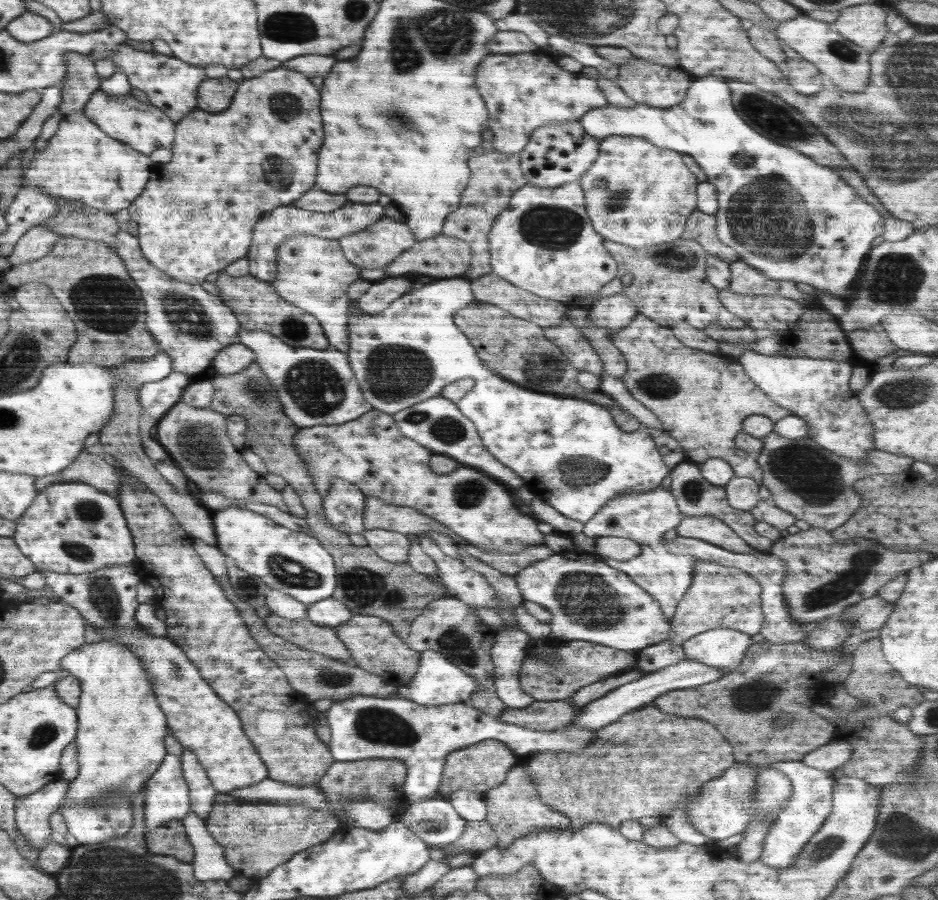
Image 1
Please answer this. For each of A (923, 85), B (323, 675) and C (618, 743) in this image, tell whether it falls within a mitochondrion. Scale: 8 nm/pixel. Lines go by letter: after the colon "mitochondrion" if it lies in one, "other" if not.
A: mitochondrion
B: mitochondrion
C: mitochondrion

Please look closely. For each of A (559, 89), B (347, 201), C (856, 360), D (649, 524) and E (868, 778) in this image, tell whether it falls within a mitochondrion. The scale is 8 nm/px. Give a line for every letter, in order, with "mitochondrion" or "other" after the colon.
A: other
B: other
C: other
D: other
E: other

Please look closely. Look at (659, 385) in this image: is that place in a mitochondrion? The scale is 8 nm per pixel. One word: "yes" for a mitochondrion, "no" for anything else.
yes

